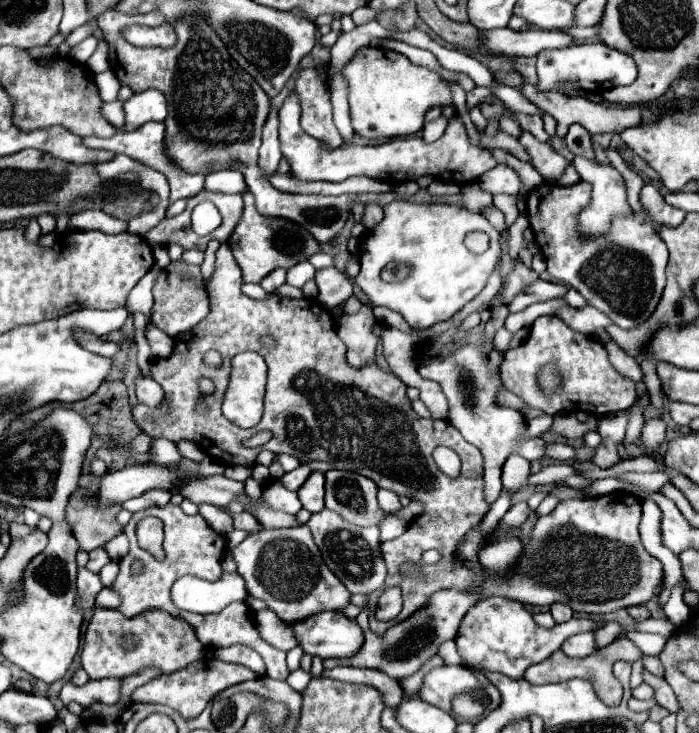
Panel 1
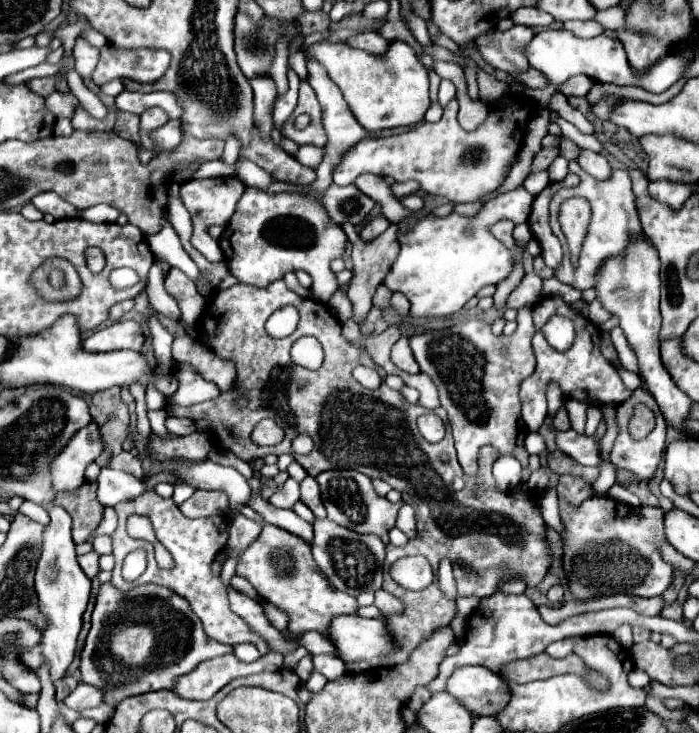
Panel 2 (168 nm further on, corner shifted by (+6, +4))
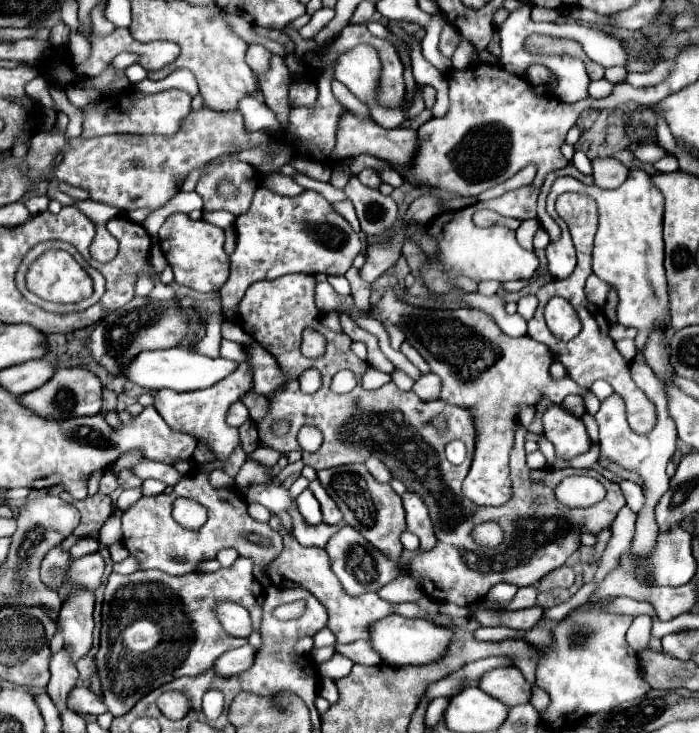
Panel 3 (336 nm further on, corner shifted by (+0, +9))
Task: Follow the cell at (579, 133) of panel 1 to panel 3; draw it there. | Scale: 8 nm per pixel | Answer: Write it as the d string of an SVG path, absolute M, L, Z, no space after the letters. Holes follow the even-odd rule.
M599 157L593 161L595 185L599 185L601 189L619 187L627 179L627 175L629 175L629 169L613 157Z

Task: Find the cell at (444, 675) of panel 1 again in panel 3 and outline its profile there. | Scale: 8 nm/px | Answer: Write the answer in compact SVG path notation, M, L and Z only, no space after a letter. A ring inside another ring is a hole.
M517 667L487 671L487 675L479 679L479 687L489 695L495 695L497 699L503 699L503 703L507 703L509 707L529 703L533 689L533 685L523 677Z

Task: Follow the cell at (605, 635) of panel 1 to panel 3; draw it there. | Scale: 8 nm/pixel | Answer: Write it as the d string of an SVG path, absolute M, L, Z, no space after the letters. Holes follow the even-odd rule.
M639 615L635 617L633 625L627 631L627 641L629 645L639 653L643 649L647 649L651 639L651 617L649 615Z

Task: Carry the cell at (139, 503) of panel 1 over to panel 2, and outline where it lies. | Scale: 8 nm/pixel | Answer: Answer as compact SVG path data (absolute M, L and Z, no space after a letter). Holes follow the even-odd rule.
M101 468L97 484L97 498L103 506L117 506L119 502L129 502L149 490L145 480L113 468Z

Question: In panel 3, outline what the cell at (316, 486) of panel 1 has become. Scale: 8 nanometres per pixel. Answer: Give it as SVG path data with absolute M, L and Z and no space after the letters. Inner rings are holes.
M315 479L309 483L309 489L313 491L313 495L317 497L317 501L321 503L321 513L323 513L323 523L329 525L337 525L343 519L343 513L339 511L339 507L335 505L335 501L327 495L327 491L321 487L321 483Z

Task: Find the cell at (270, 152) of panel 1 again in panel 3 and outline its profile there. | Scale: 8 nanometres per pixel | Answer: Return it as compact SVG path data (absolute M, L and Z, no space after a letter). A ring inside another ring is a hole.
M251 43L251 45L247 47L247 57L245 57L245 61L247 61L247 65L253 69L253 73L259 75L261 71L267 71L267 69L269 69L269 57L271 57L271 53L269 53L263 45Z

